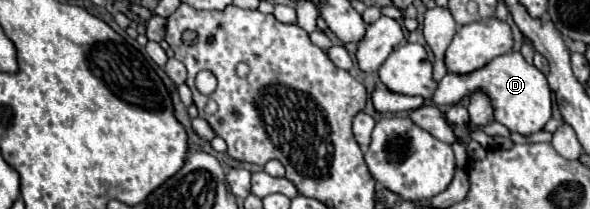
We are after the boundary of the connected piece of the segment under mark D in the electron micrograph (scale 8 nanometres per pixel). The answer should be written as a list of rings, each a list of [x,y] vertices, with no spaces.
[[[518,51],[498,55],[490,63],[486,63],[482,69],[476,69],[466,75],[446,73],[444,79],[438,83],[438,89],[434,91],[432,101],[436,105],[454,105],[454,103],[460,103],[466,95],[472,95],[472,89],[482,89],[488,95],[494,107],[496,121],[506,125],[514,133],[530,135],[530,133],[542,131],[542,127],[552,115],[552,93],[546,77],[534,65],[526,63]]]

